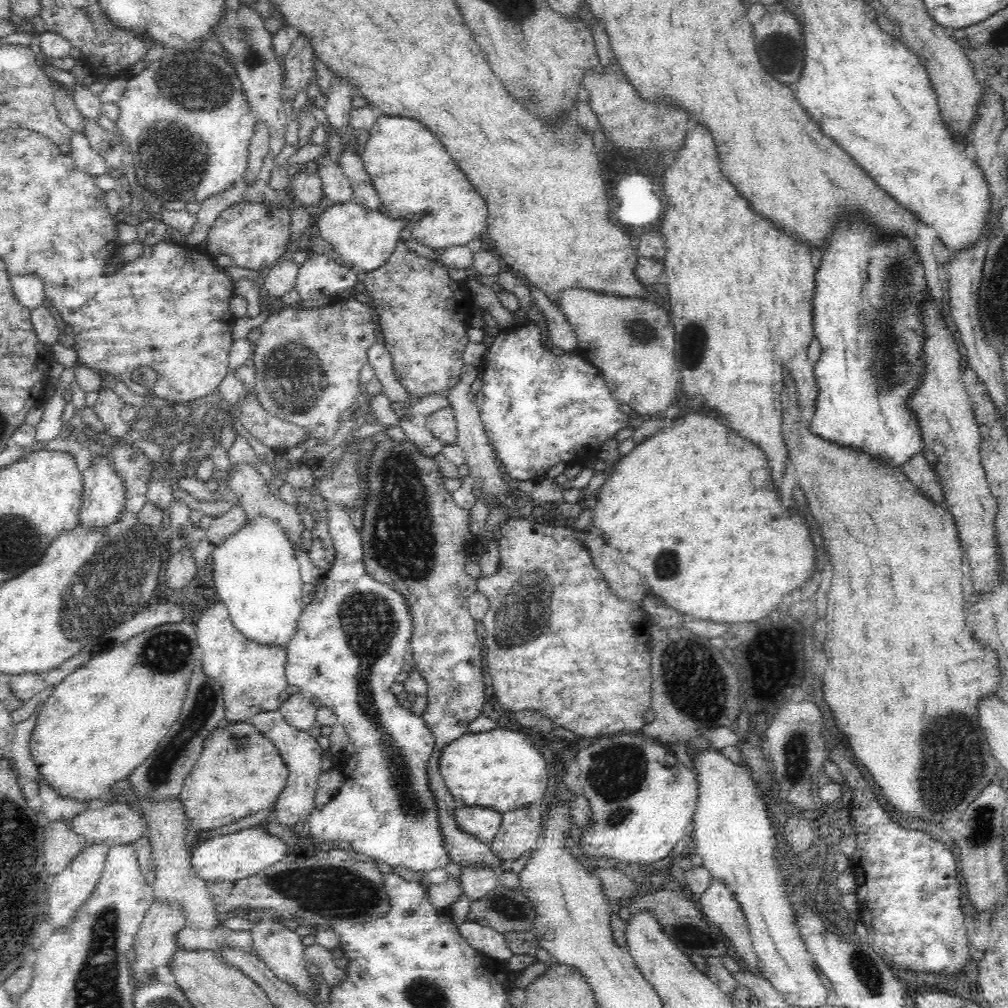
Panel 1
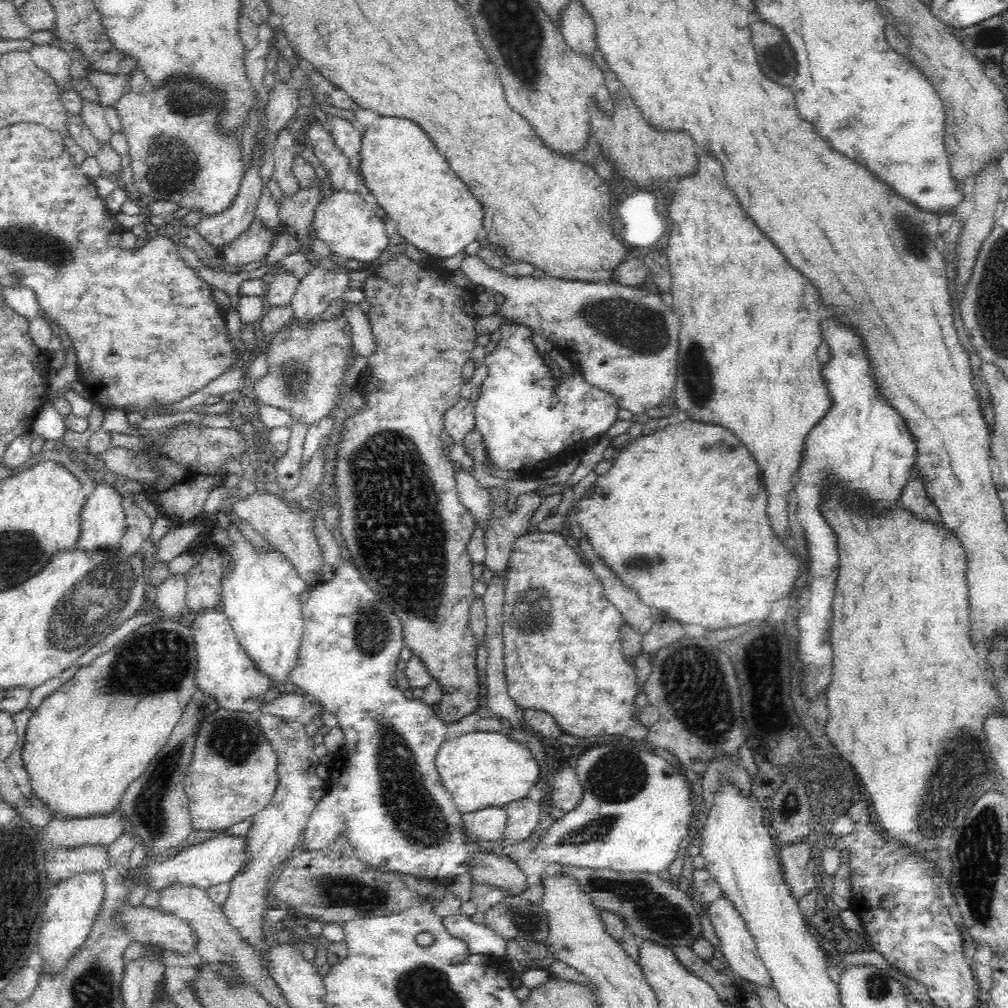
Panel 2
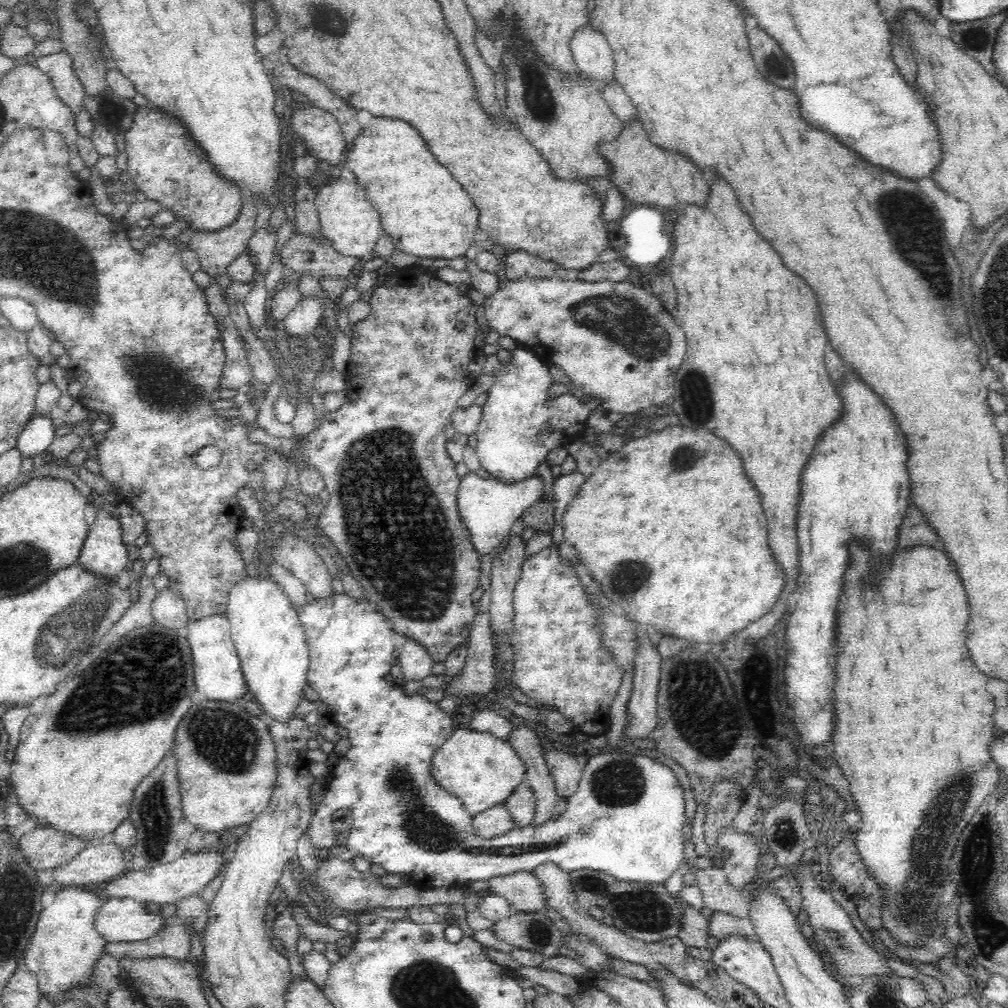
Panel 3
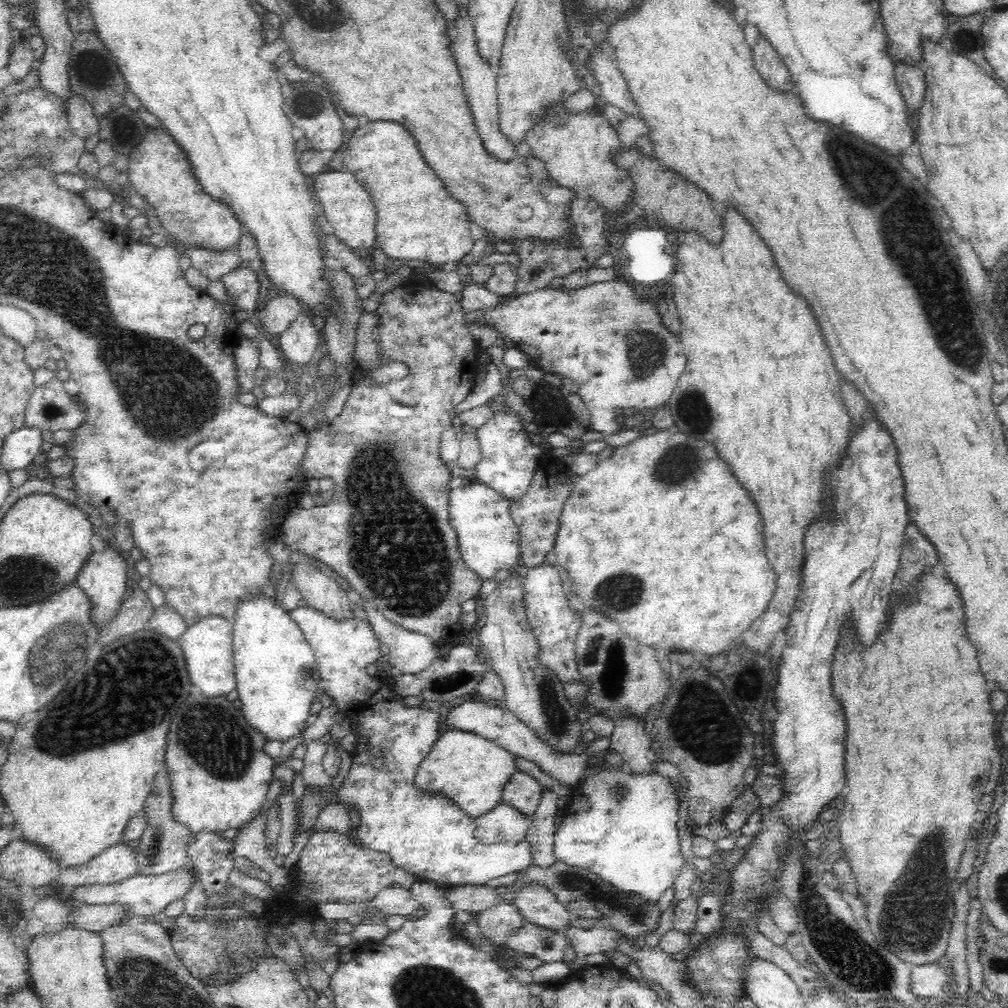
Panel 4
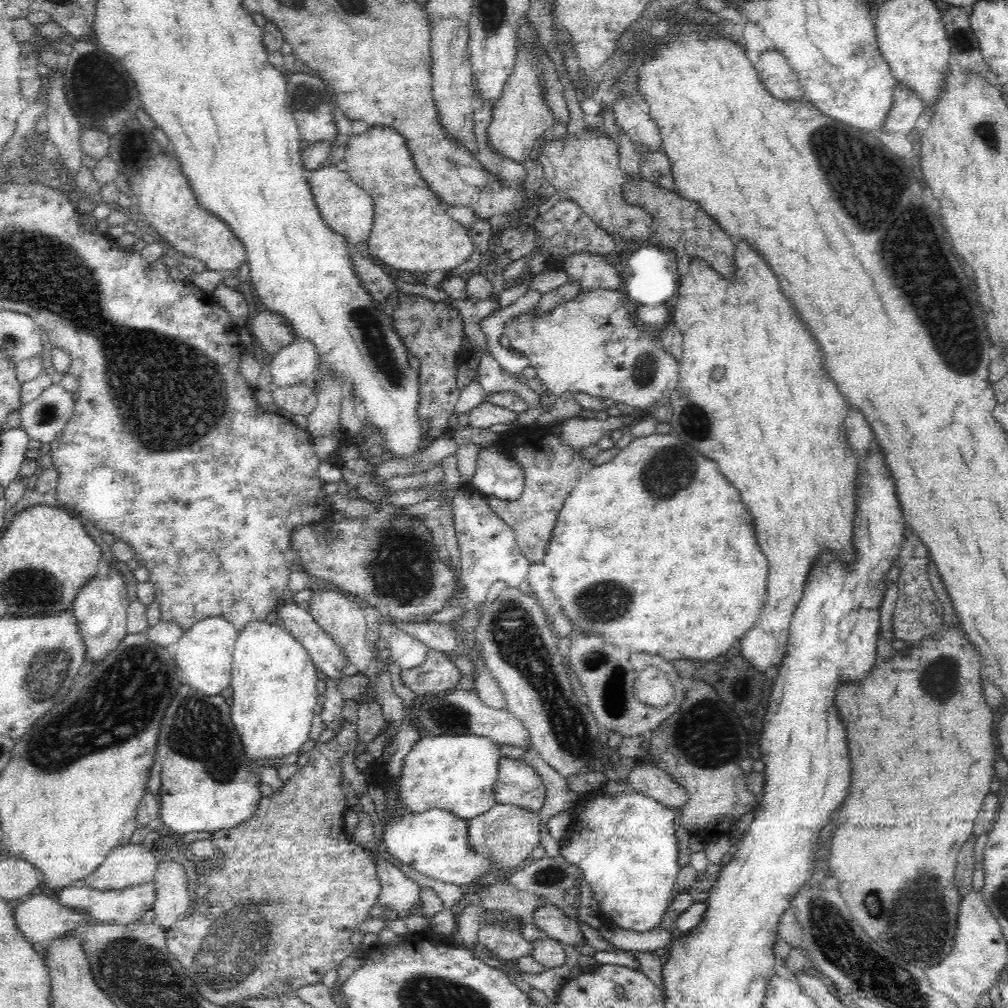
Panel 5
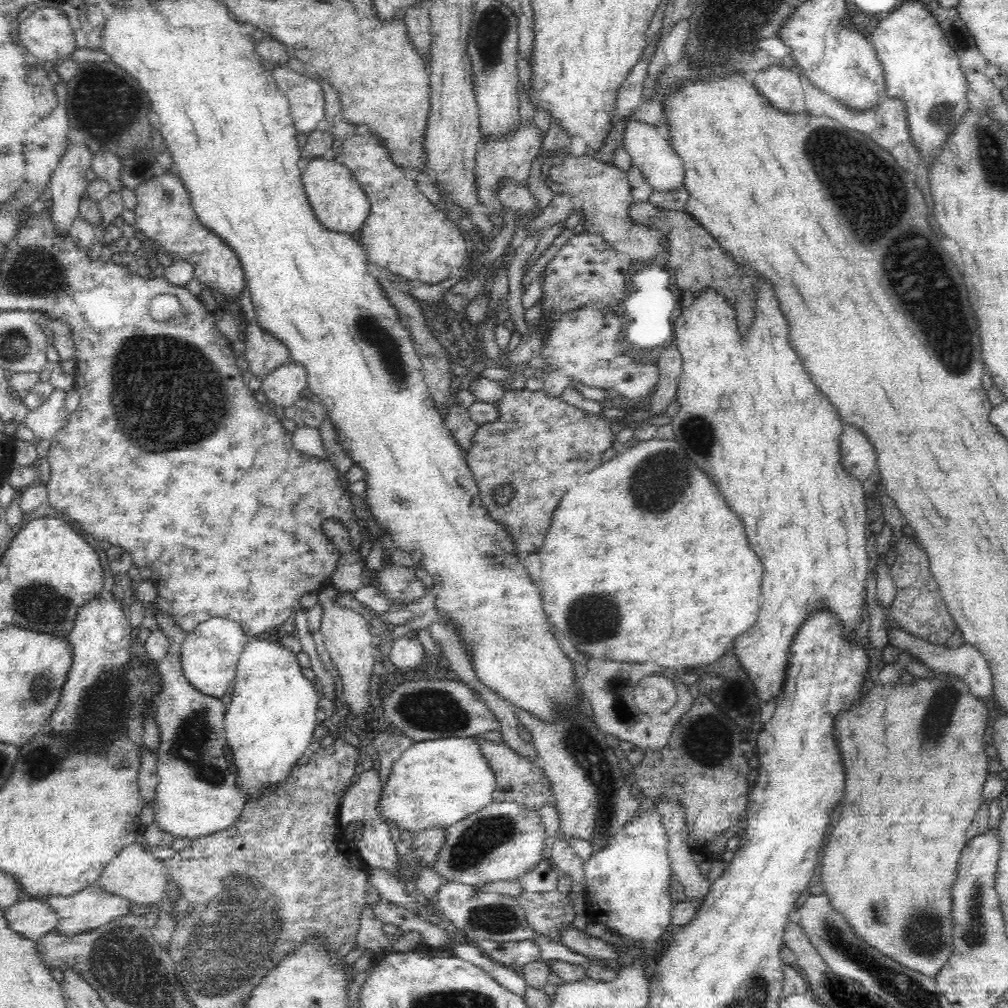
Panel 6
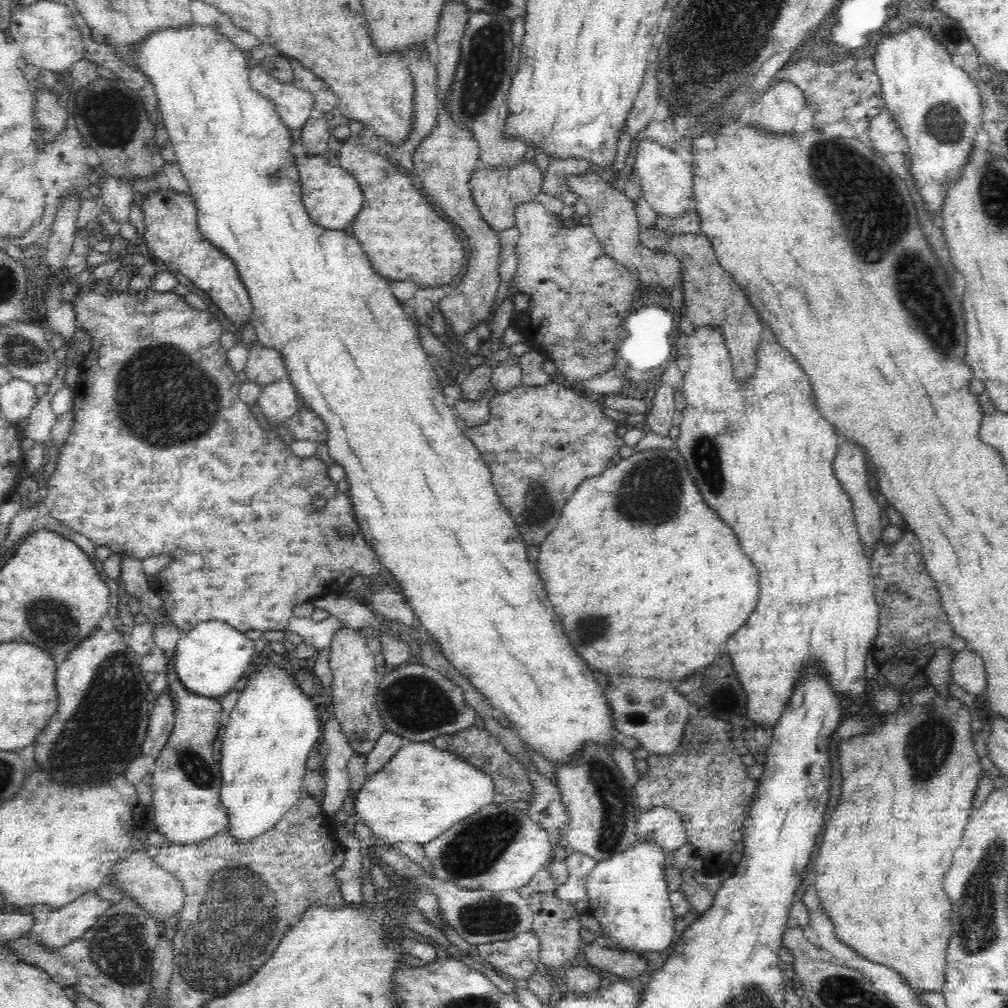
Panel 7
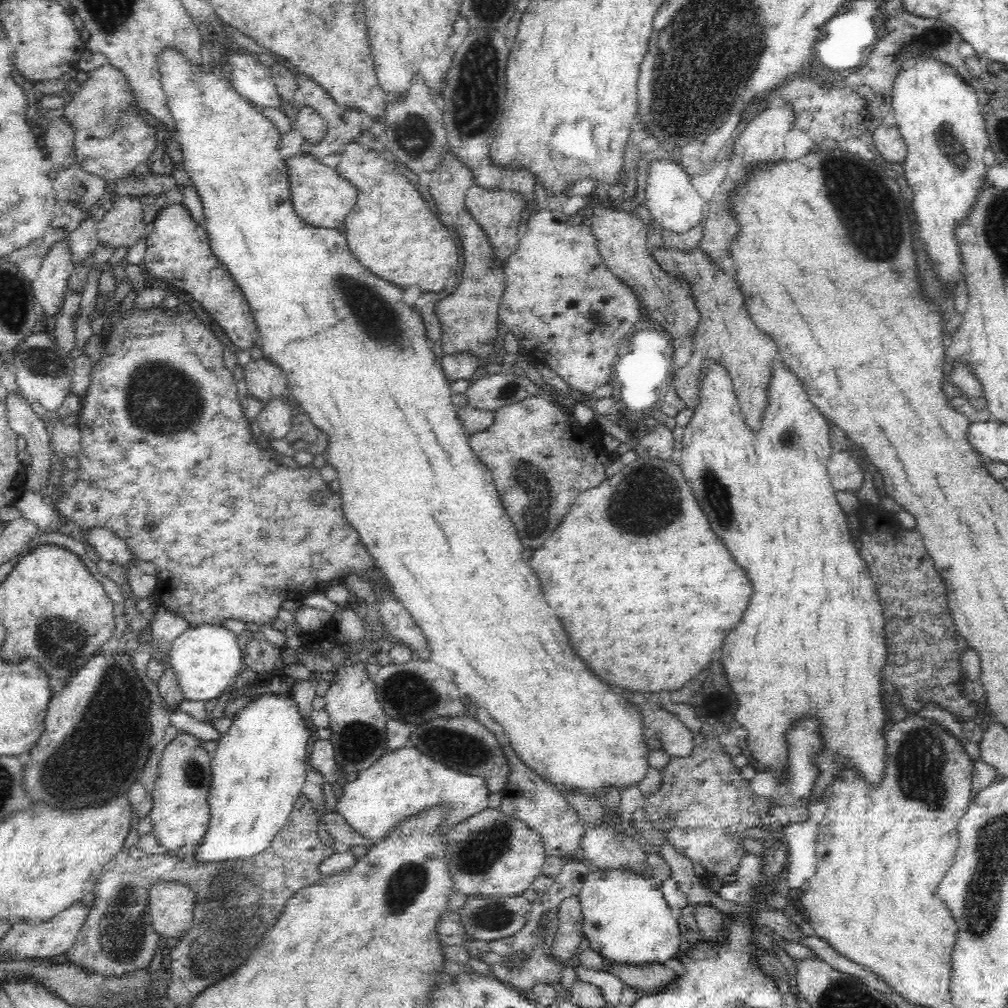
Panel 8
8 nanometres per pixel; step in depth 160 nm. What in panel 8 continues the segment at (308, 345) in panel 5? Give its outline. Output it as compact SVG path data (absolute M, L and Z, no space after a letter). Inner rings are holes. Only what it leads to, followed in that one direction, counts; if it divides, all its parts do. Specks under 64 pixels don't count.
M285 395L282 398L272 398L270 402L263 404L256 420L261 428L262 438L268 441L285 438L293 420L292 408Z

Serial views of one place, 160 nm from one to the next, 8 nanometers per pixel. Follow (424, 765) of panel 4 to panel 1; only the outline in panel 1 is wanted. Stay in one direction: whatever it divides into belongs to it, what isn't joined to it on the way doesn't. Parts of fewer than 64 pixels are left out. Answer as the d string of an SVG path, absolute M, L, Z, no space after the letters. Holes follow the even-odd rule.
M496 727L489 732L467 733L443 751L440 771L453 800L463 806L482 806L500 815L530 807L542 799L548 766L535 744L519 731Z

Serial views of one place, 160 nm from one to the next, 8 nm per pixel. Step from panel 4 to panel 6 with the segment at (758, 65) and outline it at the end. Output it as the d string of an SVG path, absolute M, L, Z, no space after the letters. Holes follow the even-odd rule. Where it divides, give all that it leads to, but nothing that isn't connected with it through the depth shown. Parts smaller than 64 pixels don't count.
M773 65L757 69L756 88L776 108L792 113L805 110L803 77L788 65Z

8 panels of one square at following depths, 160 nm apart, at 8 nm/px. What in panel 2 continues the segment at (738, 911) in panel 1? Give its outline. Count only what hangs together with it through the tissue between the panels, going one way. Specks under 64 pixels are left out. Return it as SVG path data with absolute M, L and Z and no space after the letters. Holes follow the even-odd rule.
M722 894L722 896L718 897L716 900L708 903L708 910L706 910L706 912L708 912L716 936L720 940L719 949L722 951L723 956L727 958L731 968L750 982L762 984L764 986L772 985L769 972L764 966L757 948L755 947L755 940L749 933L745 925L745 920L735 909L732 901Z

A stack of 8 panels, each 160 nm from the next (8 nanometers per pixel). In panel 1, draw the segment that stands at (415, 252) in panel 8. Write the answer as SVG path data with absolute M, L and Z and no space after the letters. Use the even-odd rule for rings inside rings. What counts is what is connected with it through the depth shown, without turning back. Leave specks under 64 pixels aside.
M386 115L377 118L370 128L369 138L362 153L365 169L370 175L381 204L392 214L405 217L409 223L407 233L414 235L432 250L467 245L487 228L486 202L468 182L466 174L456 166L440 140L416 119Z

